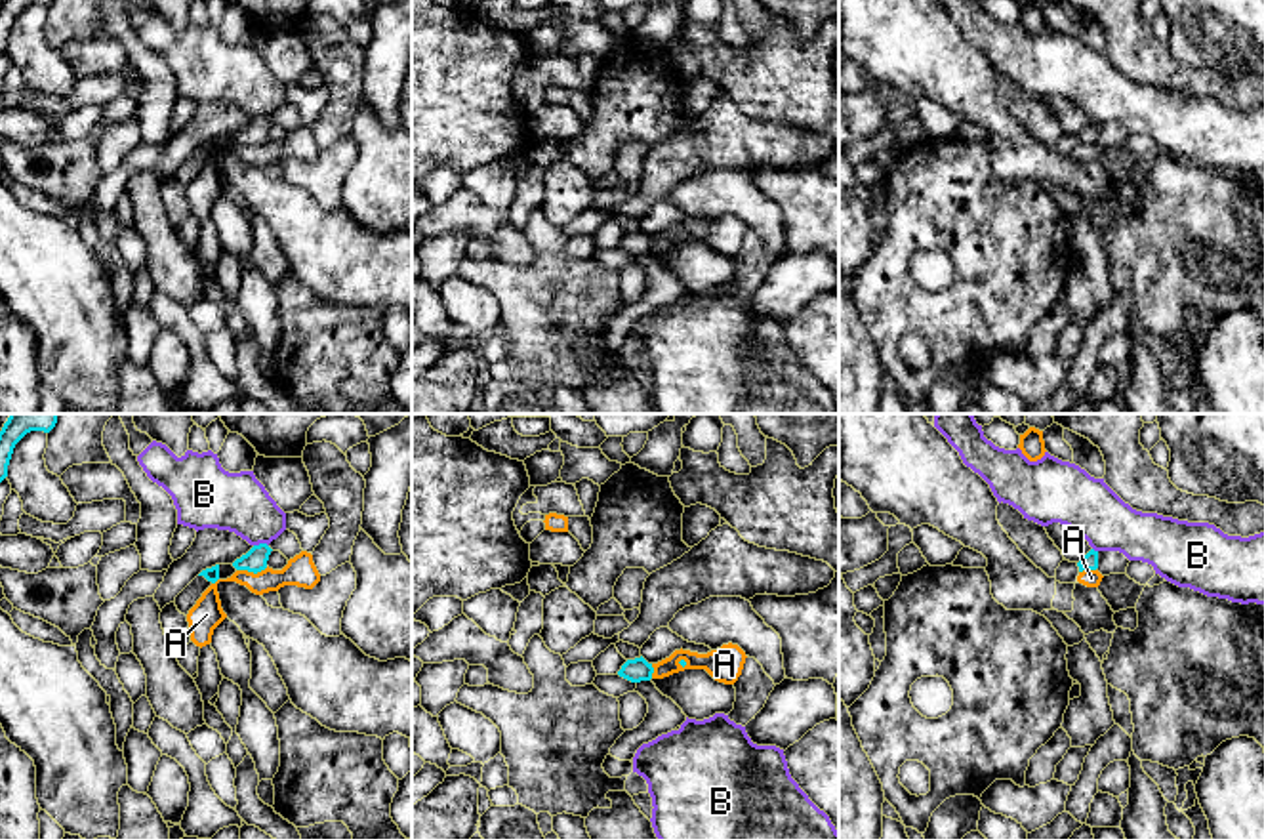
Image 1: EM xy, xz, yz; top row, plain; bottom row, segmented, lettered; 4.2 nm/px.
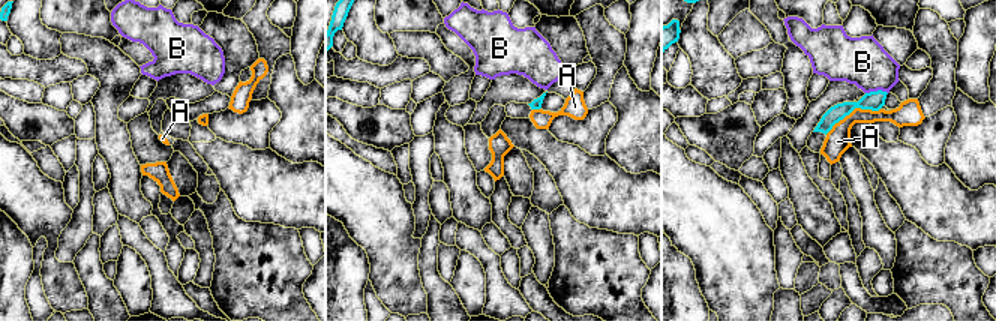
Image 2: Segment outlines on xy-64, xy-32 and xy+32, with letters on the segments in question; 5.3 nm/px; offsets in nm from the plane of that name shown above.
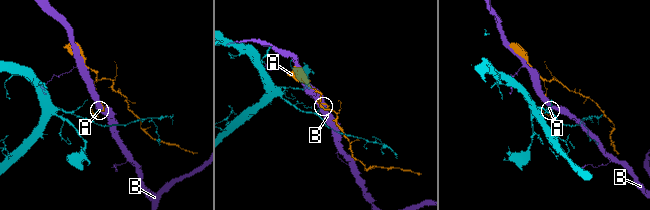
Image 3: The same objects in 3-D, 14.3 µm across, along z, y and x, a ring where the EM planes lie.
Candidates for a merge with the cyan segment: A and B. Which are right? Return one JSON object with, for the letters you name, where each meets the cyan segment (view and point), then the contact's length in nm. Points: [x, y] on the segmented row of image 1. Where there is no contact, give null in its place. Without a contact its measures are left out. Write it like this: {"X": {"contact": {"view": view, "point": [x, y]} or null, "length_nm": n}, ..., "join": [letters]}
{"join": []}

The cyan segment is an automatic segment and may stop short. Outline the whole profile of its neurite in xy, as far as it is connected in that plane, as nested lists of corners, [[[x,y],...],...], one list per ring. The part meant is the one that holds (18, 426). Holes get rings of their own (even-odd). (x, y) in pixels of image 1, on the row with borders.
[[[10,414],[0,431],[0,482],[8,477],[8,465],[15,444],[31,431],[50,433],[59,414]]]

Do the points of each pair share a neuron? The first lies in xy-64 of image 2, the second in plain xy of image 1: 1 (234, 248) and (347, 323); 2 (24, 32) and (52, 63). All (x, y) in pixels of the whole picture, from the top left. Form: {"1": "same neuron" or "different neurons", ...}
{"1": "same neuron", "2": "same neuron"}

